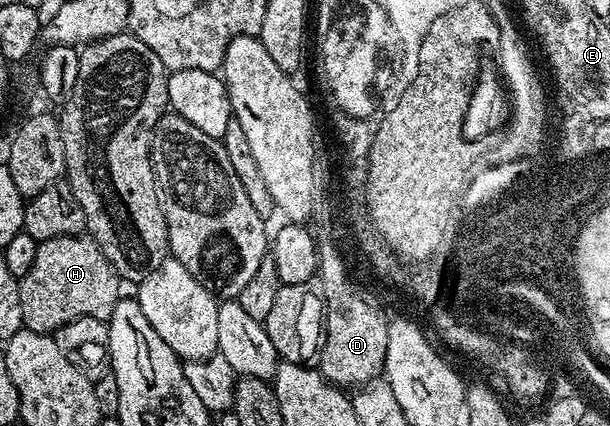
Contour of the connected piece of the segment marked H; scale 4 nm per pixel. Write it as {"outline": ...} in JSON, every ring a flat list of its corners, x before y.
{"outline":[[90,235,55,237,39,242,34,255,34,267,30,267,30,271,24,277,19,278,19,282,22,319,24,320,23,328,35,333,52,335,56,329,84,316,93,316,94,319,107,322,115,309,115,305,122,298,120,274,105,259,98,243]]}

